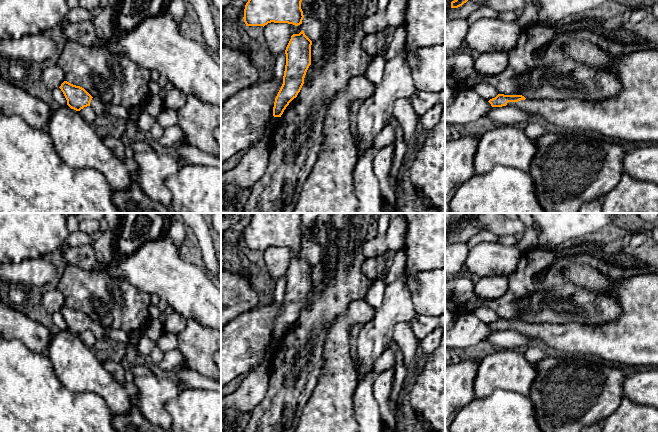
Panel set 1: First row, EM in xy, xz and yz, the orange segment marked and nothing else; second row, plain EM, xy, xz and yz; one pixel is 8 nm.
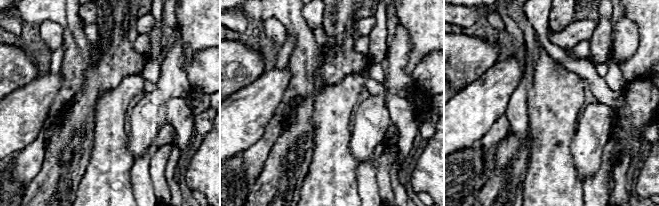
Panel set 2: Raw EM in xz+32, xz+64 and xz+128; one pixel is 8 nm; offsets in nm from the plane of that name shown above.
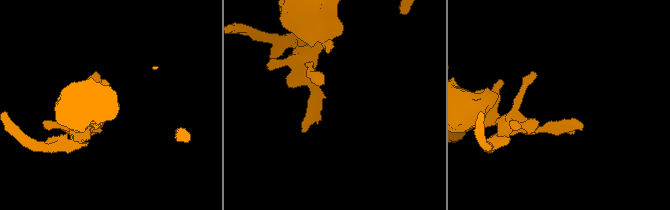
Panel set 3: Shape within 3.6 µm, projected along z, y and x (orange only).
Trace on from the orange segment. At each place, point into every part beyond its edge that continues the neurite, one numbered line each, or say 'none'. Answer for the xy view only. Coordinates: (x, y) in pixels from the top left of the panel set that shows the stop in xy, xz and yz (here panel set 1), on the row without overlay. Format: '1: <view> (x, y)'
1: xy (99, 331)

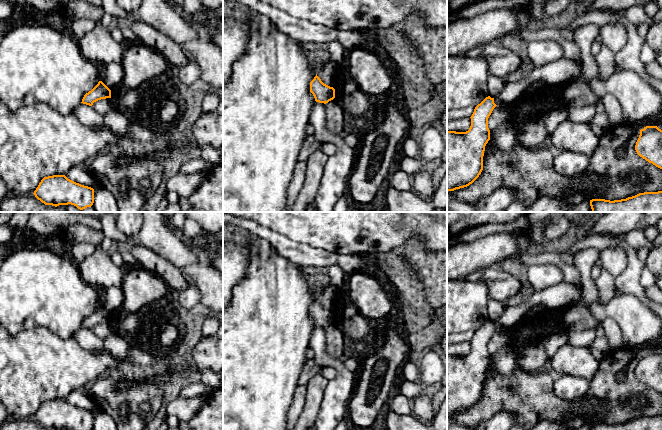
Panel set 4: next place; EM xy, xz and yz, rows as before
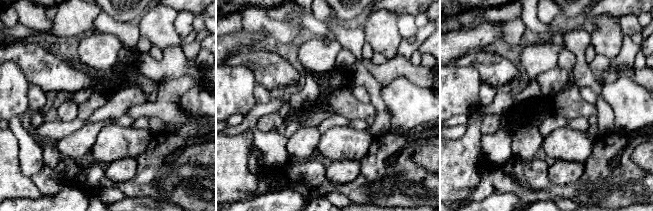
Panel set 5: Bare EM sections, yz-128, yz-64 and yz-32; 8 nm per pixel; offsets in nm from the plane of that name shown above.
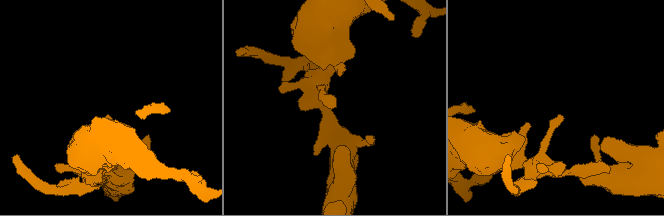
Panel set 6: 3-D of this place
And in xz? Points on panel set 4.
none

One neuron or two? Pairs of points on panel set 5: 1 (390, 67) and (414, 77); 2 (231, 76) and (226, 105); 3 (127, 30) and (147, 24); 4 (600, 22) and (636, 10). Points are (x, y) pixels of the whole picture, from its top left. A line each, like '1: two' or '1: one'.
1: one
2: one
3: two
4: two

